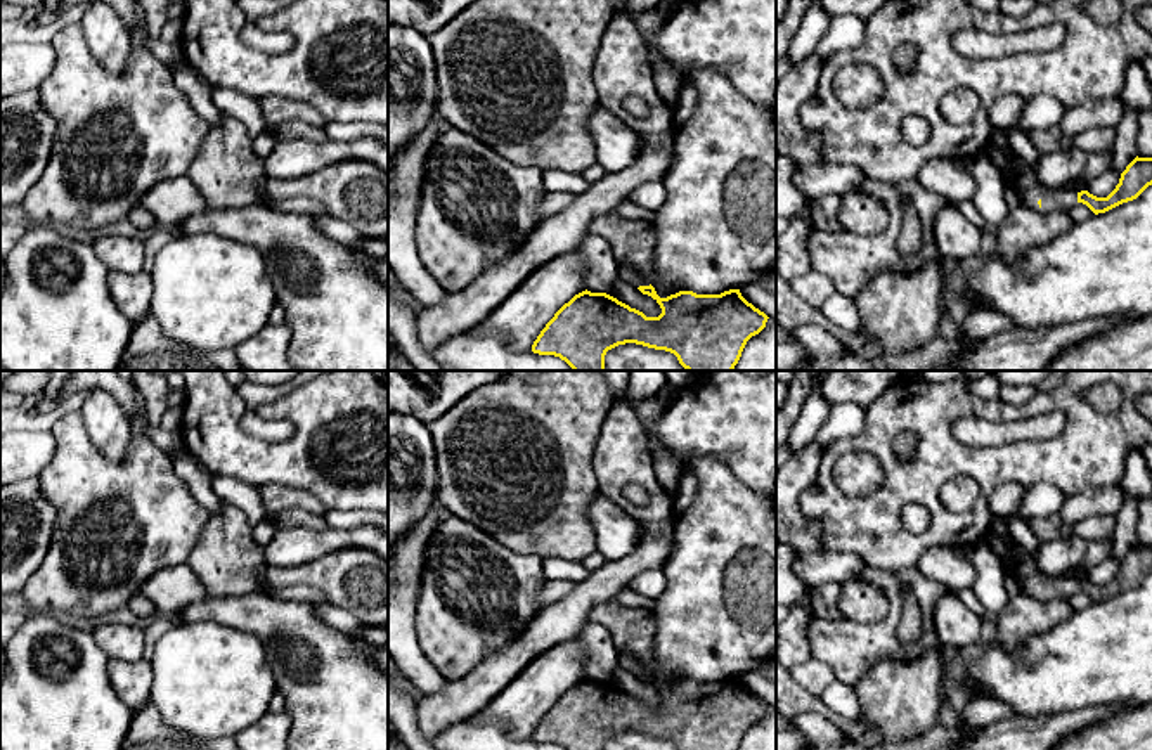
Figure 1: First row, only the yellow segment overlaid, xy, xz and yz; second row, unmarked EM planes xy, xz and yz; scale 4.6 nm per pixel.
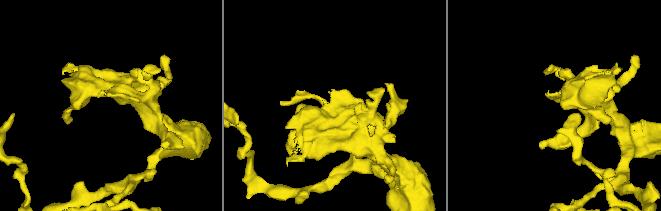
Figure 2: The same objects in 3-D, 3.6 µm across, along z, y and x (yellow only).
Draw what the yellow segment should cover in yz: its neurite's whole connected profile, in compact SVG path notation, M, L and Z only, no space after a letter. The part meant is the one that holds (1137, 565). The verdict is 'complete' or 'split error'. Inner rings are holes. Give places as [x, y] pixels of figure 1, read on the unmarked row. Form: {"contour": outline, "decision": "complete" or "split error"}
{"contour": "M1135 546L1121 561L1119 572L1107 585L1097 585L1088 579L1067 579L1045 575L1029 559L1024 558L1022 547L1017 547L1005 568L1015 570L1020 591L1031 598L1053 601L1071 599L1078 591L1086 592L1095 603L1105 601L1123 591L1136 587L1152 573L1152 546Z", "decision": "split error"}

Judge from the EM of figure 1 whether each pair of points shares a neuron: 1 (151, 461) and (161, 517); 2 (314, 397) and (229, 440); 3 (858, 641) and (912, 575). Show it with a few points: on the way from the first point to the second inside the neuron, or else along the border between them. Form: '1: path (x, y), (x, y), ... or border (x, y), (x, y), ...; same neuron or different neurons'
1: path (151, 475), (151, 503); same neuron
2: path (314, 425), (286, 452), (257, 452); same neuron
3: path (877, 633), (894, 615), (894, 593); same neuron

